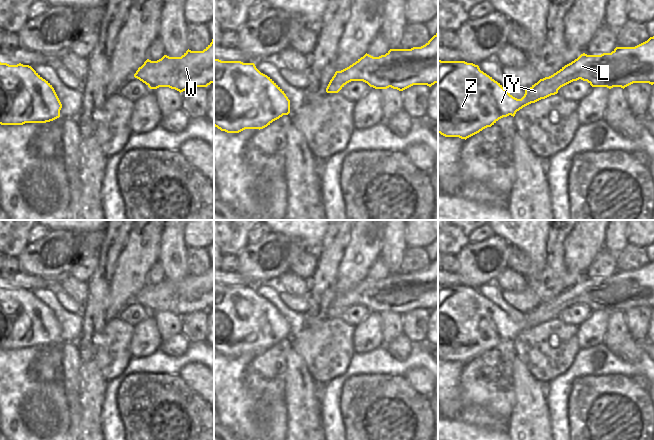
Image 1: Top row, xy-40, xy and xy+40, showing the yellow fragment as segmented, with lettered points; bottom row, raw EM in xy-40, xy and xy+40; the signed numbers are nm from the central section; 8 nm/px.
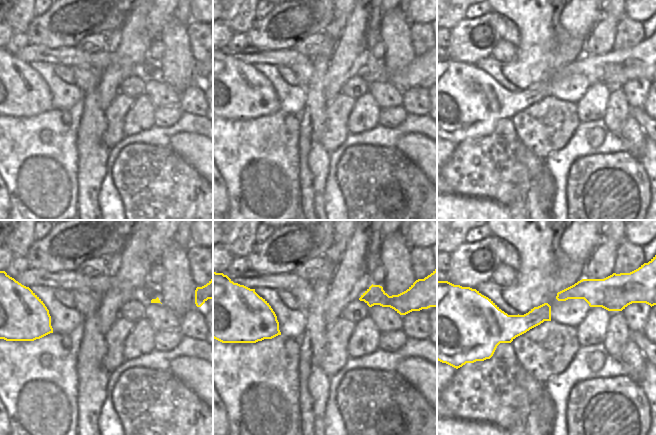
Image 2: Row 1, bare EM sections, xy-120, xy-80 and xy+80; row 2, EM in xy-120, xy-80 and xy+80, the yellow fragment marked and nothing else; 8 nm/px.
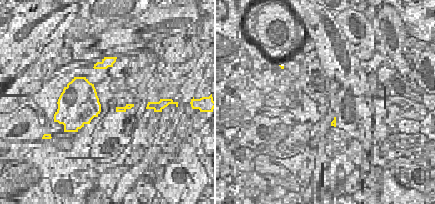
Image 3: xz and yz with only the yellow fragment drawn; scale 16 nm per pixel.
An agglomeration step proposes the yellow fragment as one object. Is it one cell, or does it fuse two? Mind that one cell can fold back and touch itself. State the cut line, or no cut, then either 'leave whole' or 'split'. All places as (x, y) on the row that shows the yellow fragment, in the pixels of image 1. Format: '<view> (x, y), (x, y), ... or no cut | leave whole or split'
no cut | leave whole

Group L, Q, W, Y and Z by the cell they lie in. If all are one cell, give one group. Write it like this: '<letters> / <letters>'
L Q W Y Z

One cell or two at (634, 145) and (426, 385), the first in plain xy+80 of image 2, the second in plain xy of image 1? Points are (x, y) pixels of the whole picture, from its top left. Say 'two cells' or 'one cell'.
two cells

